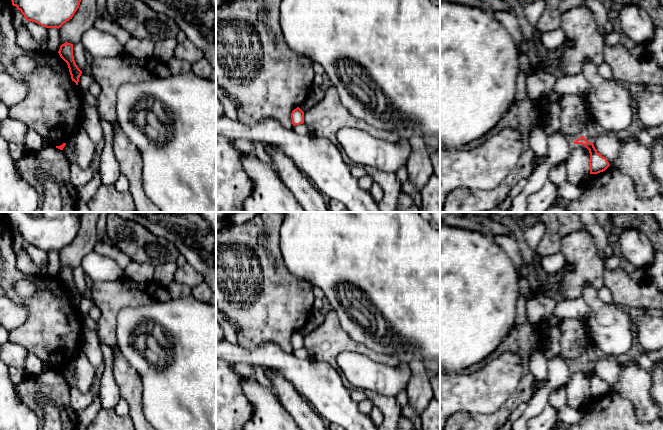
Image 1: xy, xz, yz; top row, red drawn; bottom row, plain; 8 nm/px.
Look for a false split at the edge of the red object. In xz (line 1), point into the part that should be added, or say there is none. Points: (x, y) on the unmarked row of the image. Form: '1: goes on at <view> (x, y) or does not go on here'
1: does not go on here

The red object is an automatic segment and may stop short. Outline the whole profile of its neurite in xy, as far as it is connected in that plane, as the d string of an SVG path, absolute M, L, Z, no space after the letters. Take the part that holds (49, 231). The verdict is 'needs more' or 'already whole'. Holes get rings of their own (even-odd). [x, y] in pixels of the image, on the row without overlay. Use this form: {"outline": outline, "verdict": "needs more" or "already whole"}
{"outline": "M9 212L12 229L27 245L46 252L60 252L72 243L81 226L75 212Z", "verdict": "already whole"}

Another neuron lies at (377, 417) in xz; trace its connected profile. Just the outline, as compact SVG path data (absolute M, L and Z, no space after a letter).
M374 406L368 415L376 427L381 427L384 422L384 415L378 407Z

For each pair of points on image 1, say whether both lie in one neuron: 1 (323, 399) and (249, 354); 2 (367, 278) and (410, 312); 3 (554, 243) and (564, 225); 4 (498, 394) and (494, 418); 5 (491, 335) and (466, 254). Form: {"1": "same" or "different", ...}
{"1": "same", "2": "same", "3": "different", "4": "different", "5": "same"}

